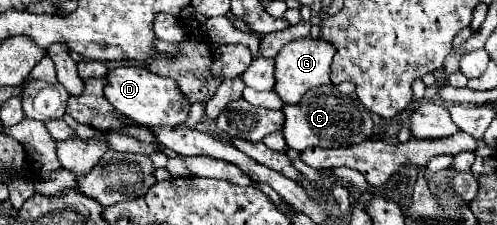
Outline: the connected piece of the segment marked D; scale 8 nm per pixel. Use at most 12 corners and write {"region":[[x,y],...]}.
{"region":[[144,66],[106,74],[104,98],[144,126],[184,124],[176,82]]}

